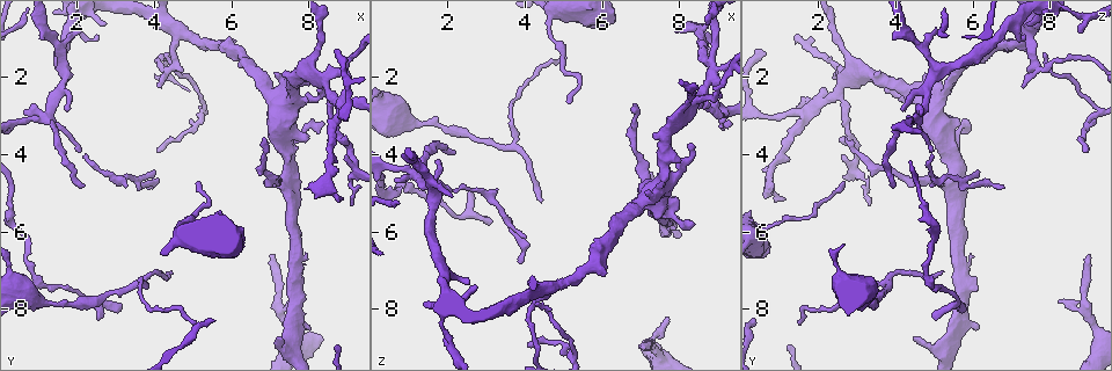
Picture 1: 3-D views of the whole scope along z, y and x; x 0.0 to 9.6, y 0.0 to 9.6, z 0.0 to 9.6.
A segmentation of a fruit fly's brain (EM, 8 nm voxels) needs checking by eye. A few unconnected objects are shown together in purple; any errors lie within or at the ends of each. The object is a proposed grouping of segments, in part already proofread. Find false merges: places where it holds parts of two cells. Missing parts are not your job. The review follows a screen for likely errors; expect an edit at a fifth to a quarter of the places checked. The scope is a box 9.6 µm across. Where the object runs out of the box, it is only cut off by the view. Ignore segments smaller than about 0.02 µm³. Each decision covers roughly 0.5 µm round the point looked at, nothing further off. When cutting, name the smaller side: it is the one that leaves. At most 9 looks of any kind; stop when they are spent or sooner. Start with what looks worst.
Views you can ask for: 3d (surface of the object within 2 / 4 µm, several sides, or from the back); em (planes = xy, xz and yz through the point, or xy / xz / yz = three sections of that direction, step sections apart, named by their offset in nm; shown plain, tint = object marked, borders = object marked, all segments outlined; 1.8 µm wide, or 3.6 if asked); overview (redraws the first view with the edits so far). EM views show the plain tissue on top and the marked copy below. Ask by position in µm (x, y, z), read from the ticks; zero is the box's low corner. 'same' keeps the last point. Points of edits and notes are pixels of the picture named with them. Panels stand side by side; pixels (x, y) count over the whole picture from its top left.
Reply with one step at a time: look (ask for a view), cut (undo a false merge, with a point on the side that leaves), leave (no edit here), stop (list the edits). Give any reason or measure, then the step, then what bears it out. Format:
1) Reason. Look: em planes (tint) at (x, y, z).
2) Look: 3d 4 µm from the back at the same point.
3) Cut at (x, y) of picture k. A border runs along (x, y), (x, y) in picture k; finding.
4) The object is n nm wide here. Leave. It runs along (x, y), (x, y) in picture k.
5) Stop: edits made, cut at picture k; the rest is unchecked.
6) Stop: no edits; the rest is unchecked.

Four or more arms meet. Look: em planes (tint) at (8.45, 2.35, 2.45).

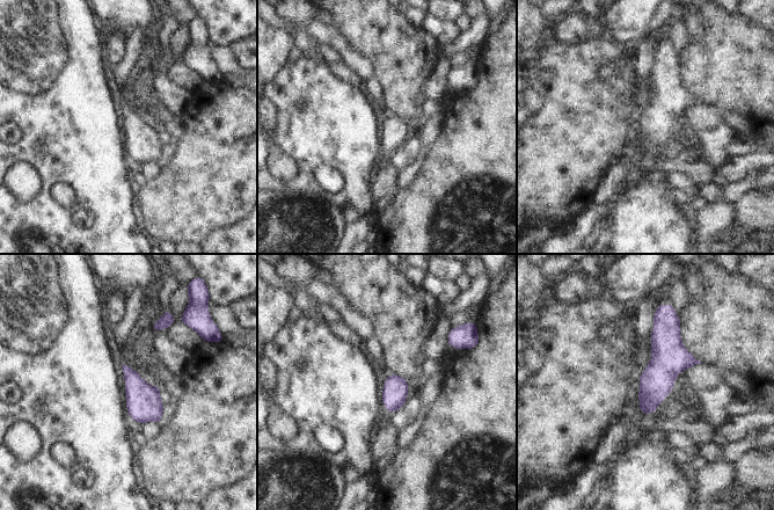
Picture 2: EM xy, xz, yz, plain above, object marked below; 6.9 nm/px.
The object is 180 nm wide here. Leave. It runs along (659, 315), (662, 372), (645, 410) in picture 2; continuous, no second cell.

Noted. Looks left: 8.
Look: em 3.6 µm planes (tint) at (4.70, 0.85, 7.45).

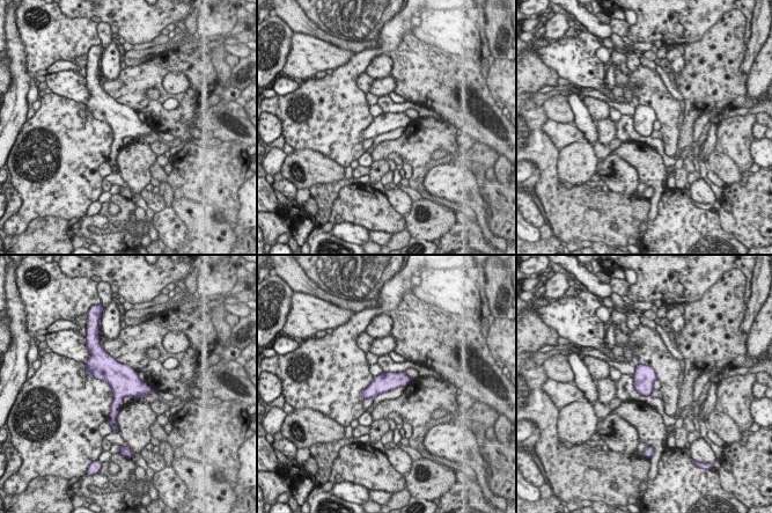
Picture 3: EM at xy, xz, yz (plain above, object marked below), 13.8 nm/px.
Leave. Continuous, no second cell.

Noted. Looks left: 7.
Three-way junction. Look: 3d 2 µm at (1.25, 3.00, 4.60).

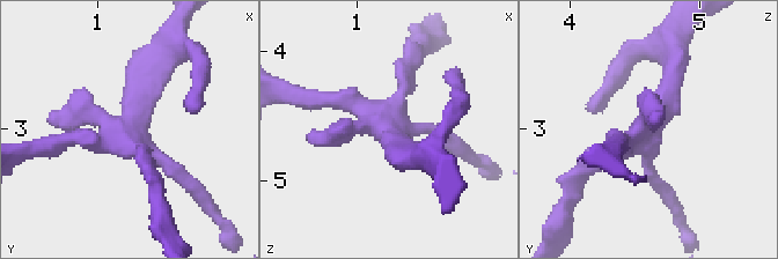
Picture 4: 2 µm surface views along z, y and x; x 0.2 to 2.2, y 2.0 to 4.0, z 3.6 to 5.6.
Now the EM. Look: em planes (tint) at (1.22, 3.00, 4.56).

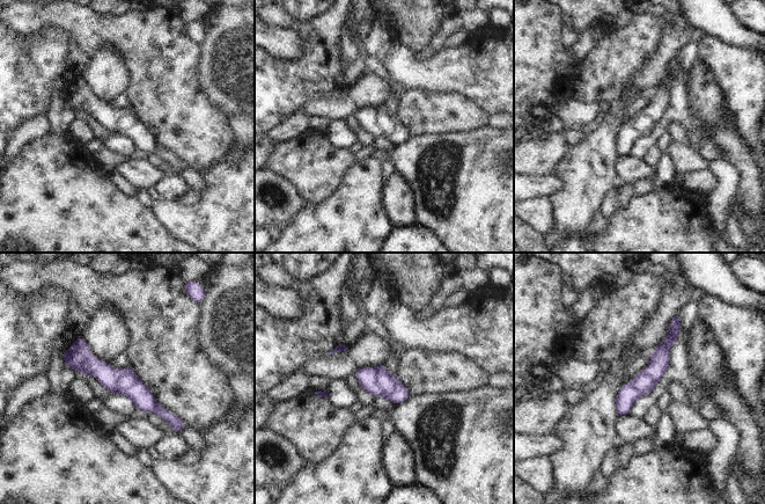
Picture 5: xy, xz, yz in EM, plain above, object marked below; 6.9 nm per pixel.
Leave. It runs along (66, 355), (129, 384), (175, 430) in picture 5; continuous, no second cell.

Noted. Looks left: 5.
Look: 3d 4 µm at (4.70, 5.85, 0.90).

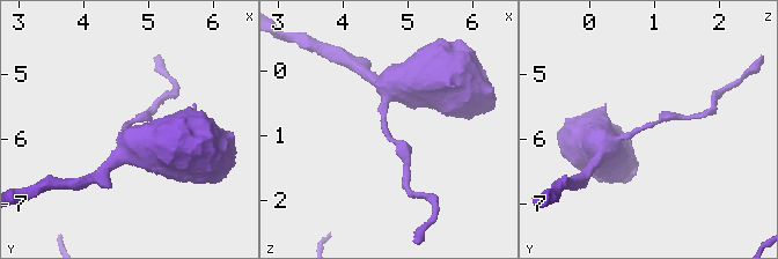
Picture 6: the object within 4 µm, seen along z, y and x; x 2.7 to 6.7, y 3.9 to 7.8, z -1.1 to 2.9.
Look: em yz step 16 (tint) at (4.60, 5.85, 0.80).

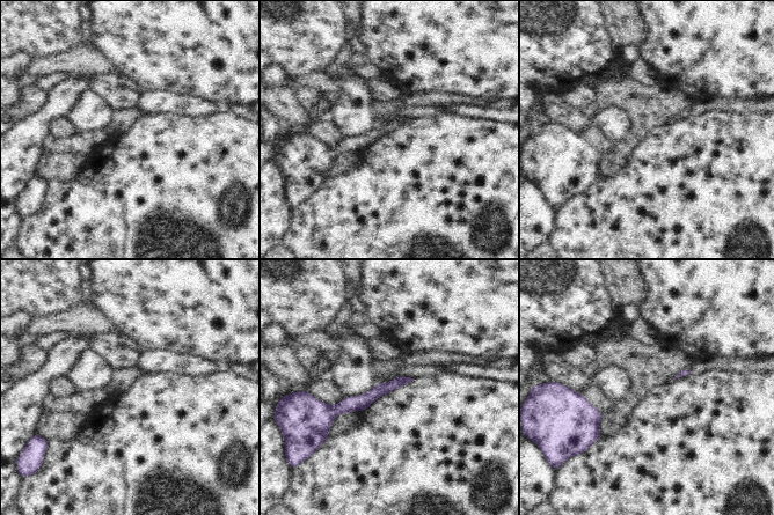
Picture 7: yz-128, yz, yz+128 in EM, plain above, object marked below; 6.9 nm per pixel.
Another direction. Look: em planes (borders) at the same point.

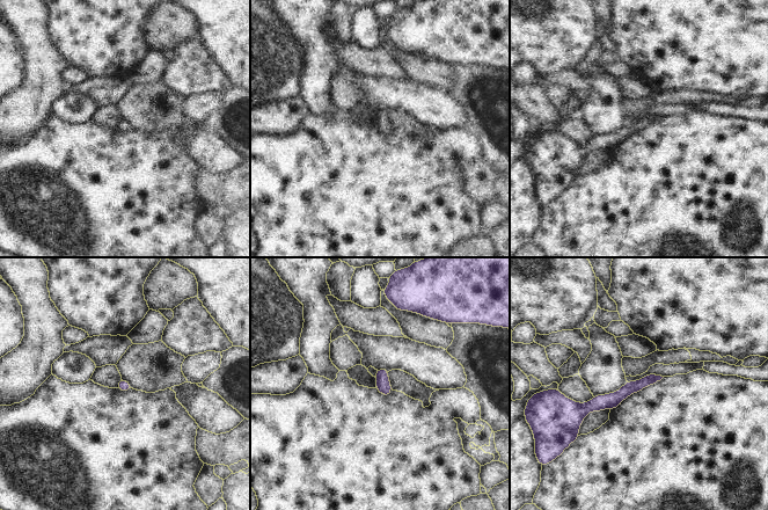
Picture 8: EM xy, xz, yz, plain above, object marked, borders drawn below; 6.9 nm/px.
The object is 80 nm wide here. Leave. It runs along (657, 378), (611, 401), (572, 405) in picture 8; all the same cell.

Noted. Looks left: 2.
Stop: no edits; the rest is unchecked.

